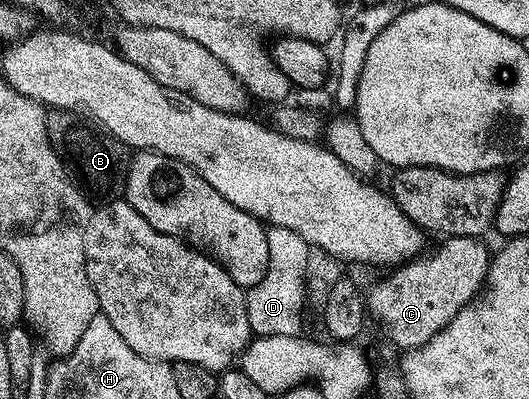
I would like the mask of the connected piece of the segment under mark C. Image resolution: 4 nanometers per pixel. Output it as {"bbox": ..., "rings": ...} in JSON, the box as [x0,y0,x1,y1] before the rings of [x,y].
{"bbox":[366,237,490,351],"rings":[[[449,237],[437,247],[436,253],[421,255],[399,267],[393,268],[389,277],[384,277],[380,285],[366,289],[366,313],[384,328],[384,333],[400,348],[400,351],[421,349],[438,331],[442,331],[471,301],[476,300],[484,281],[488,277],[490,249],[483,245],[483,240],[474,237]]]}

